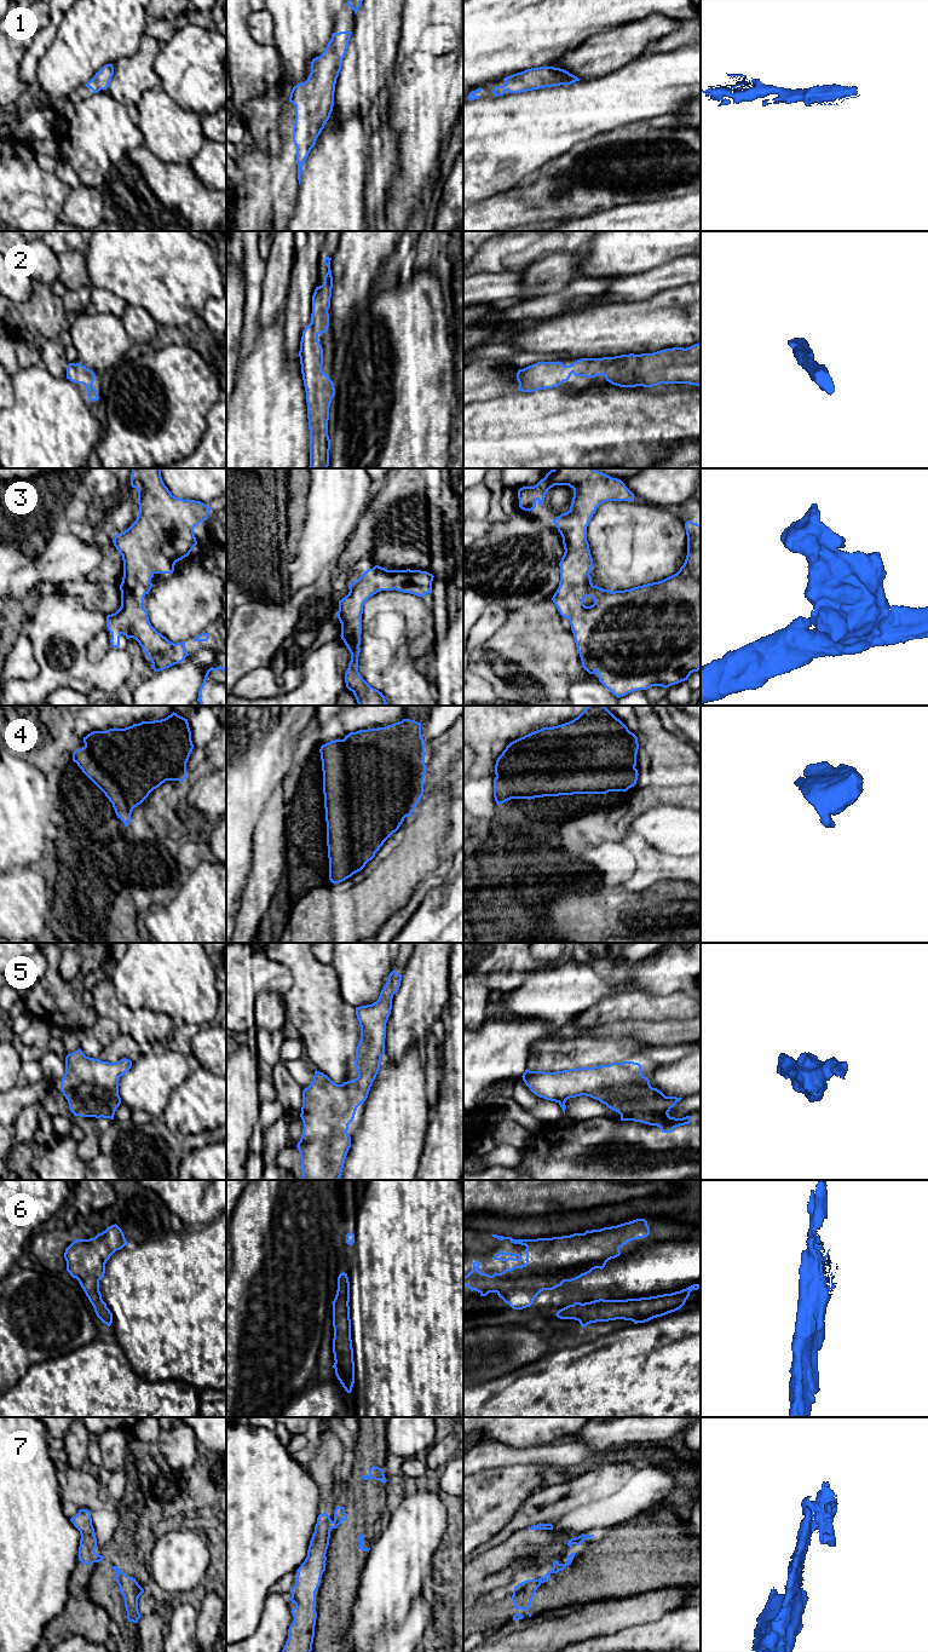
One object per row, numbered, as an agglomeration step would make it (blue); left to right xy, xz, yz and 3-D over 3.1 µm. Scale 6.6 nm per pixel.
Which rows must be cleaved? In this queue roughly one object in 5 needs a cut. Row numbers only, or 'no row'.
7

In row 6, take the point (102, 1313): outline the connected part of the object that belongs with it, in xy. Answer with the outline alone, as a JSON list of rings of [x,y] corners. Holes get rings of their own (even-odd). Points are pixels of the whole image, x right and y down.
[[[115,1224],[94,1238],[74,1241],[64,1253],[67,1271],[79,1280],[97,1317],[108,1326],[113,1323],[113,1313],[102,1299],[99,1280],[104,1277],[106,1261],[126,1244],[122,1230]]]

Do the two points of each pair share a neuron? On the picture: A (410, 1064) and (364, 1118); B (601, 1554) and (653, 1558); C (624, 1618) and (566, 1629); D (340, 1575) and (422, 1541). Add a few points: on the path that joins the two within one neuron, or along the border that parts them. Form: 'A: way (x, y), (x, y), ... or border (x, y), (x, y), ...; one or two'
A: way (405, 1077), (378, 1105); one
B: way (615, 1558), (640, 1558); one
C: way (610, 1618), (593, 1618), (581, 1622); one
D: border (375, 1538), (368, 1553), (358, 1592); two

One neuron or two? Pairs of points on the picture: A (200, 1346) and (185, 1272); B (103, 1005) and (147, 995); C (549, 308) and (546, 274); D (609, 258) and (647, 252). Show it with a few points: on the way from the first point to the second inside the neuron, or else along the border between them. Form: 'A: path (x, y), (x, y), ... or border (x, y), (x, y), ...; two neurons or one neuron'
A: path (200, 1328), (200, 1312), (185, 1298), (185, 1290); one neuron
B: border (108, 977), (122, 1003), (133, 1009), (147, 1008); two neurons
C: border (574, 280), (562, 291), (534, 297); two neurons
D: path (618, 252), (638, 252); one neuron

